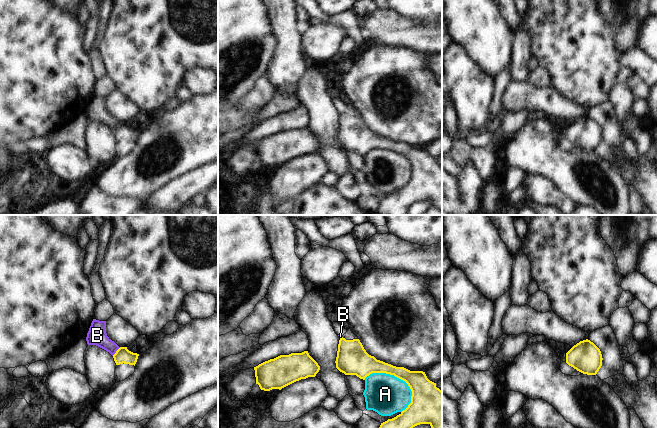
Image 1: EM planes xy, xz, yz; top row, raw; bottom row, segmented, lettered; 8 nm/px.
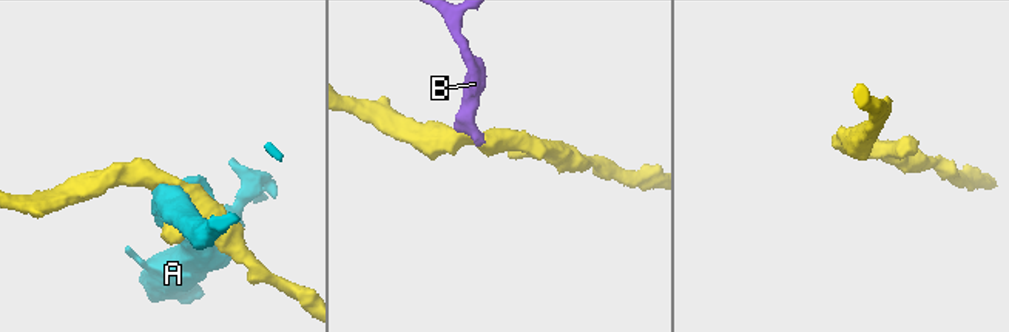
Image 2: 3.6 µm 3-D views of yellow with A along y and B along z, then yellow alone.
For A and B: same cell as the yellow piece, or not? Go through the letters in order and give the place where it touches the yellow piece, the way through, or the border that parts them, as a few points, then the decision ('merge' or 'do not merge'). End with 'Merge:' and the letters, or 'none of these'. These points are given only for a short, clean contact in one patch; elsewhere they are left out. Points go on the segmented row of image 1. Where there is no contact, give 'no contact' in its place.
A: xz (395, 376) | do not merge
B: xy (116, 351) | along xy (120, 347), (112, 355) | do not merge
Merge: none of these

